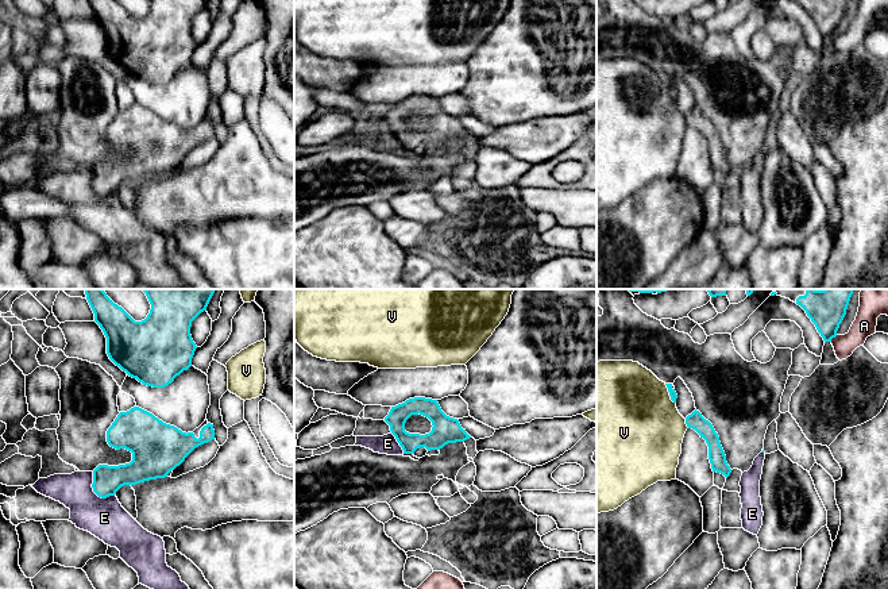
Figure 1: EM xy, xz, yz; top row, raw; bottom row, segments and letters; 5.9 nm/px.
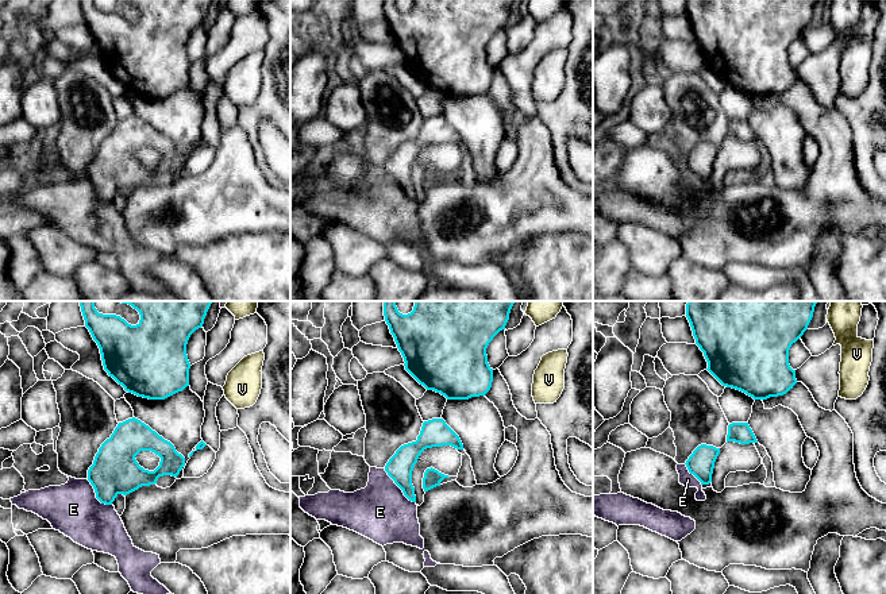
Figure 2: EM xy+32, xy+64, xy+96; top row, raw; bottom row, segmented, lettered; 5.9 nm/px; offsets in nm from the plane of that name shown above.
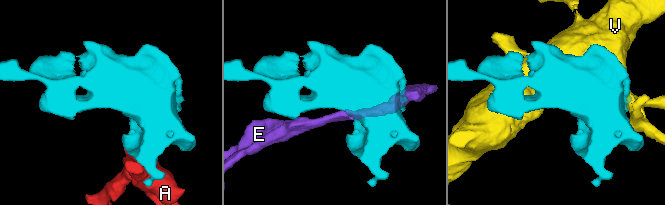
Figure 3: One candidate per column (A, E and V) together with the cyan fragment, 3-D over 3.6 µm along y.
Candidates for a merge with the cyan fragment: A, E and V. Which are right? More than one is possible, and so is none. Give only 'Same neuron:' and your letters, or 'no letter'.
Same neuron: no letter

